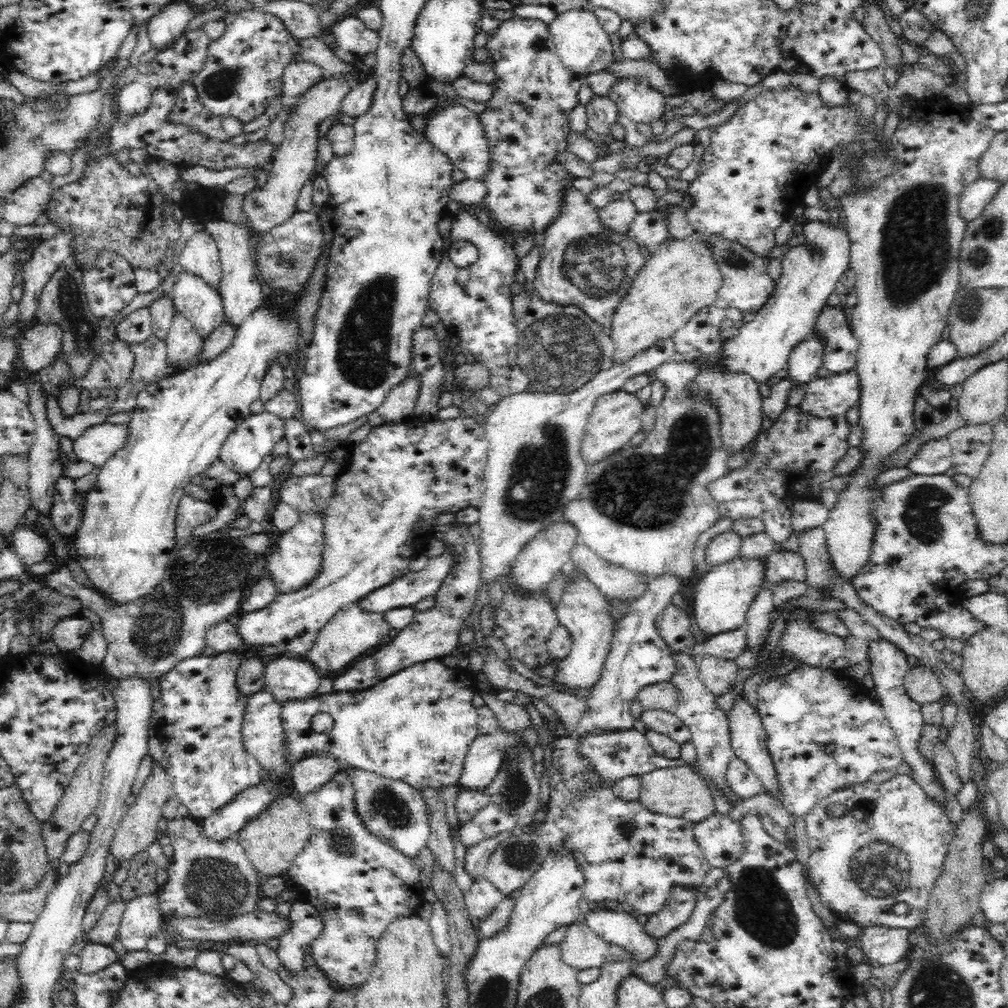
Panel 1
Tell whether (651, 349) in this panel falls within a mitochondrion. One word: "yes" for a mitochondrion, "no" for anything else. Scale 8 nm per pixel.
no

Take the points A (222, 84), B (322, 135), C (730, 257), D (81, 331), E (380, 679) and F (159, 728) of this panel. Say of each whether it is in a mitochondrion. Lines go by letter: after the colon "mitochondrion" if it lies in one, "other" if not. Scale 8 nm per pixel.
A: mitochondrion
B: other
C: mitochondrion
D: mitochondrion
E: other
F: other

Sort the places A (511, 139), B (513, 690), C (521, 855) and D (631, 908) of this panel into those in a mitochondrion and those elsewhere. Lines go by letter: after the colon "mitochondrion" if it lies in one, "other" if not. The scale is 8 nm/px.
A: other
B: other
C: mitochondrion
D: other

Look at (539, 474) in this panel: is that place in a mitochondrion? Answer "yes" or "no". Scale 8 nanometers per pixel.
yes

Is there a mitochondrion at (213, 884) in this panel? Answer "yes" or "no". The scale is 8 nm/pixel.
yes

